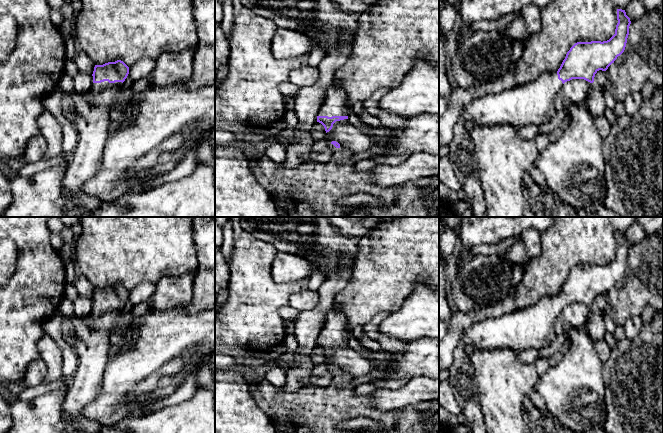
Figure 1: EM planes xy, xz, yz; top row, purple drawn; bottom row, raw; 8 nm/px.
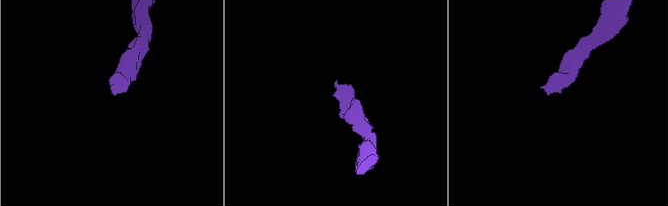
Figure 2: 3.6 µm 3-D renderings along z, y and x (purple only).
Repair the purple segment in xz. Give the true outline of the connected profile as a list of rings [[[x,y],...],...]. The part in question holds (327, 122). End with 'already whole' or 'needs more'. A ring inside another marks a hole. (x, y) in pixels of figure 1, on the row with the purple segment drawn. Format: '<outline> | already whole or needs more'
[[[332,83],[318,112],[317,122],[324,126],[327,133],[336,121],[348,119],[348,109],[346,92]]] | needs more

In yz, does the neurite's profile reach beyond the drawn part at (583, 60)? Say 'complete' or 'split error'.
split error

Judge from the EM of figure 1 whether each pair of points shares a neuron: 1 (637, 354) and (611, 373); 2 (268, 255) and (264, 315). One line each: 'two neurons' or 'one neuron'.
1: one neuron
2: one neuron

